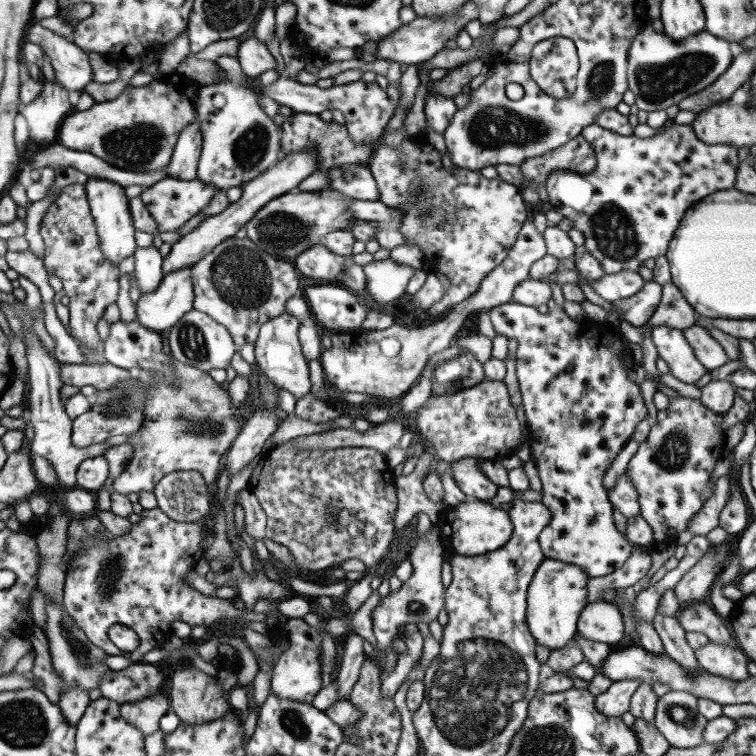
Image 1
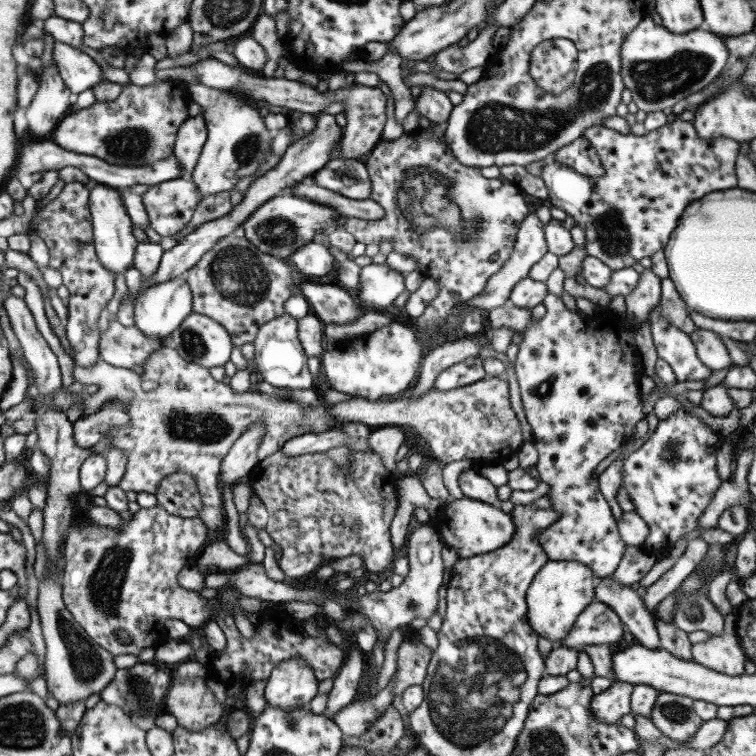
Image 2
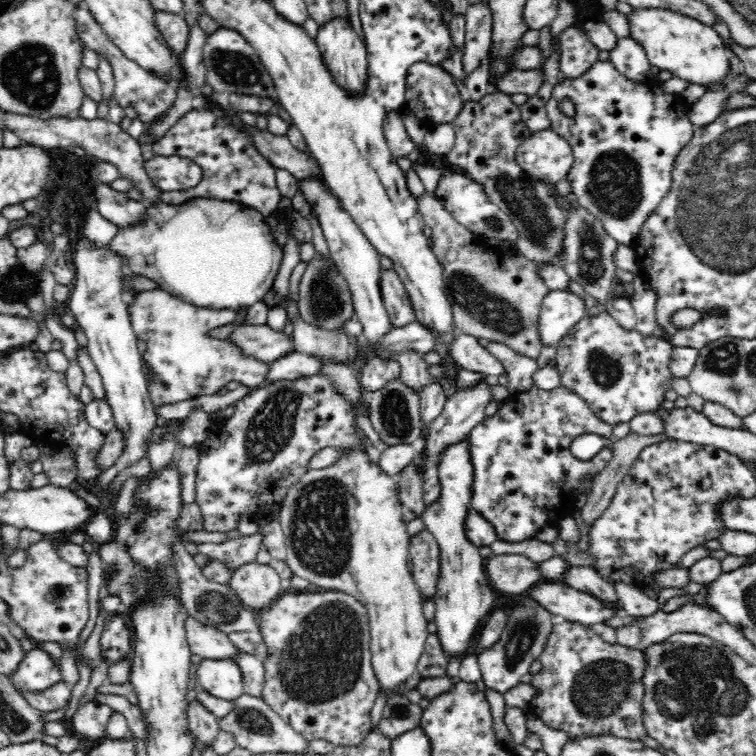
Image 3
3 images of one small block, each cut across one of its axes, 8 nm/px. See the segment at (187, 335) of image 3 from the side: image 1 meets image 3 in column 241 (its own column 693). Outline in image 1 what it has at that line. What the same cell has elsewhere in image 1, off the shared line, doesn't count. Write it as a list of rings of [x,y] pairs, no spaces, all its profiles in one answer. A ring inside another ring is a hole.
[[[667,325],[654,326],[651,338],[657,353],[669,366],[669,372],[686,384],[695,384],[709,370],[694,356],[694,348],[684,337],[684,333]]]

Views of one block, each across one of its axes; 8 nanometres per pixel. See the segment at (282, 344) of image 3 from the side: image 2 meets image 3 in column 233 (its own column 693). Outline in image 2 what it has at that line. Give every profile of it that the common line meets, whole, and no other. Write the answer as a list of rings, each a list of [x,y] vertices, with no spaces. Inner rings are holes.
[[[696,328],[688,335],[696,345],[698,358],[708,368],[713,371],[724,370],[724,368],[734,365],[732,364],[732,357],[728,354],[728,349],[724,346],[724,341],[720,339],[719,334],[704,330],[704,328]]]

